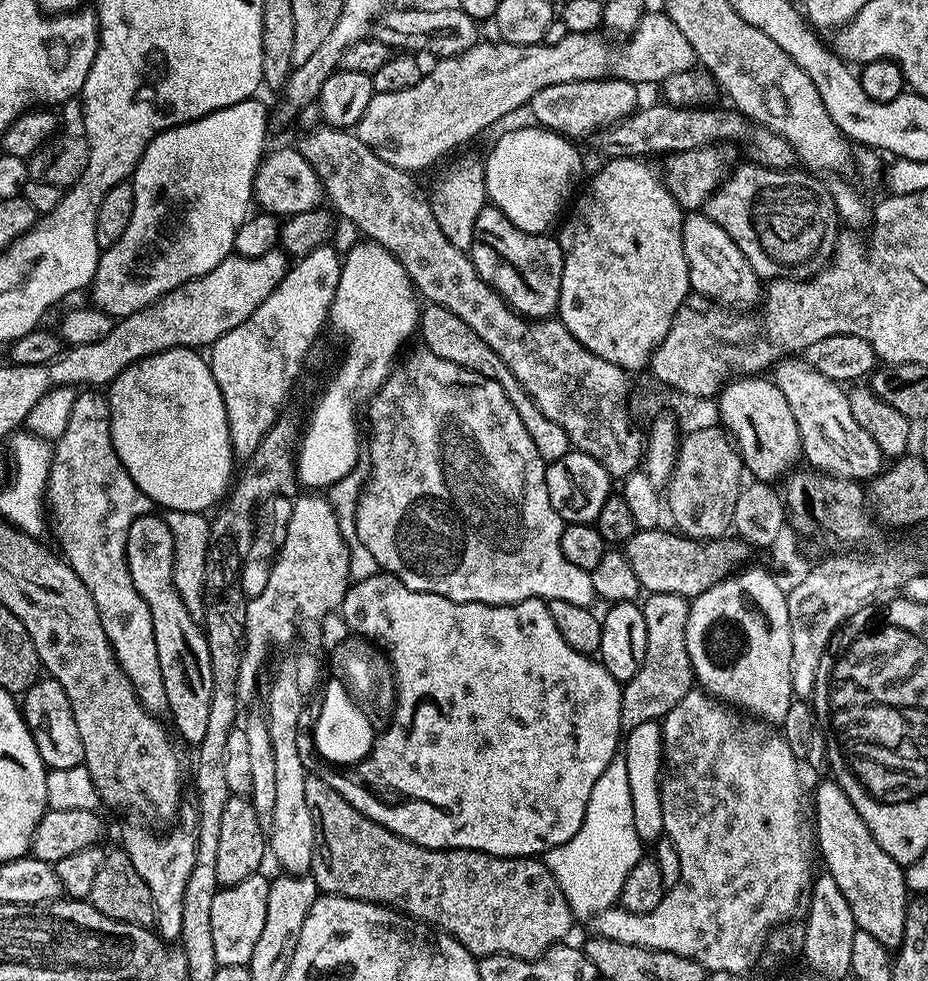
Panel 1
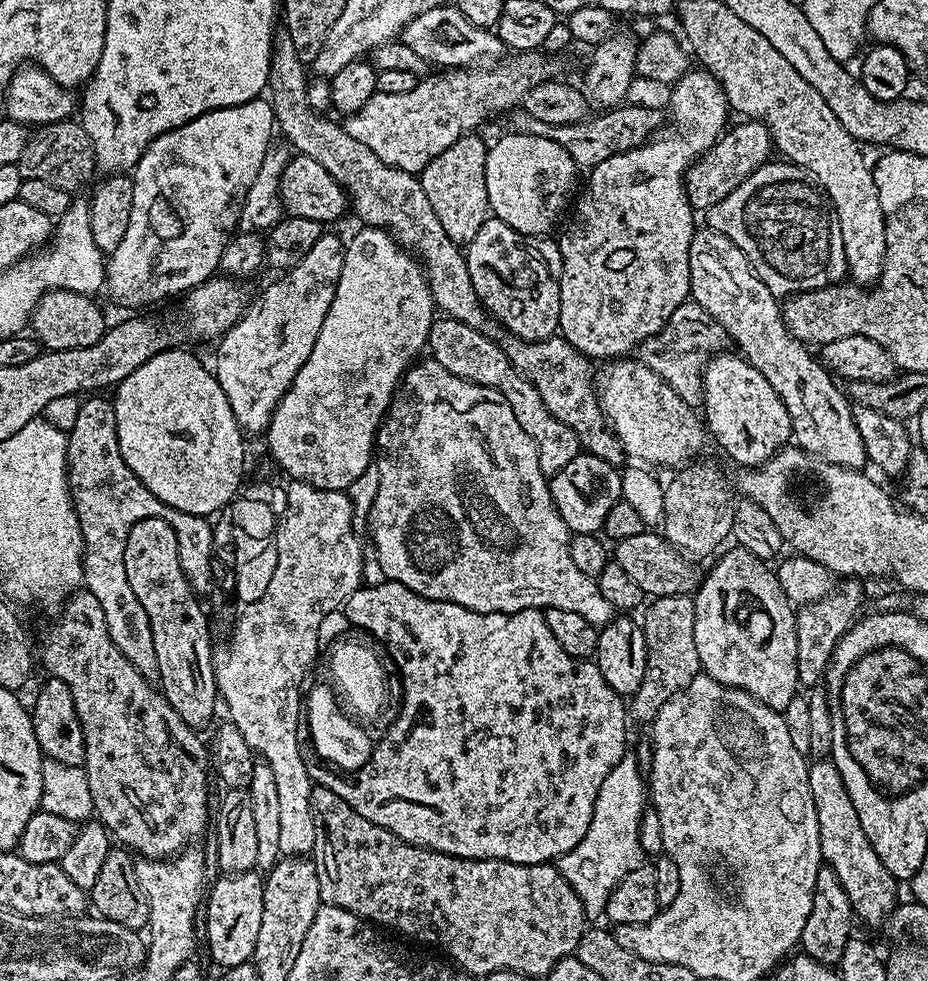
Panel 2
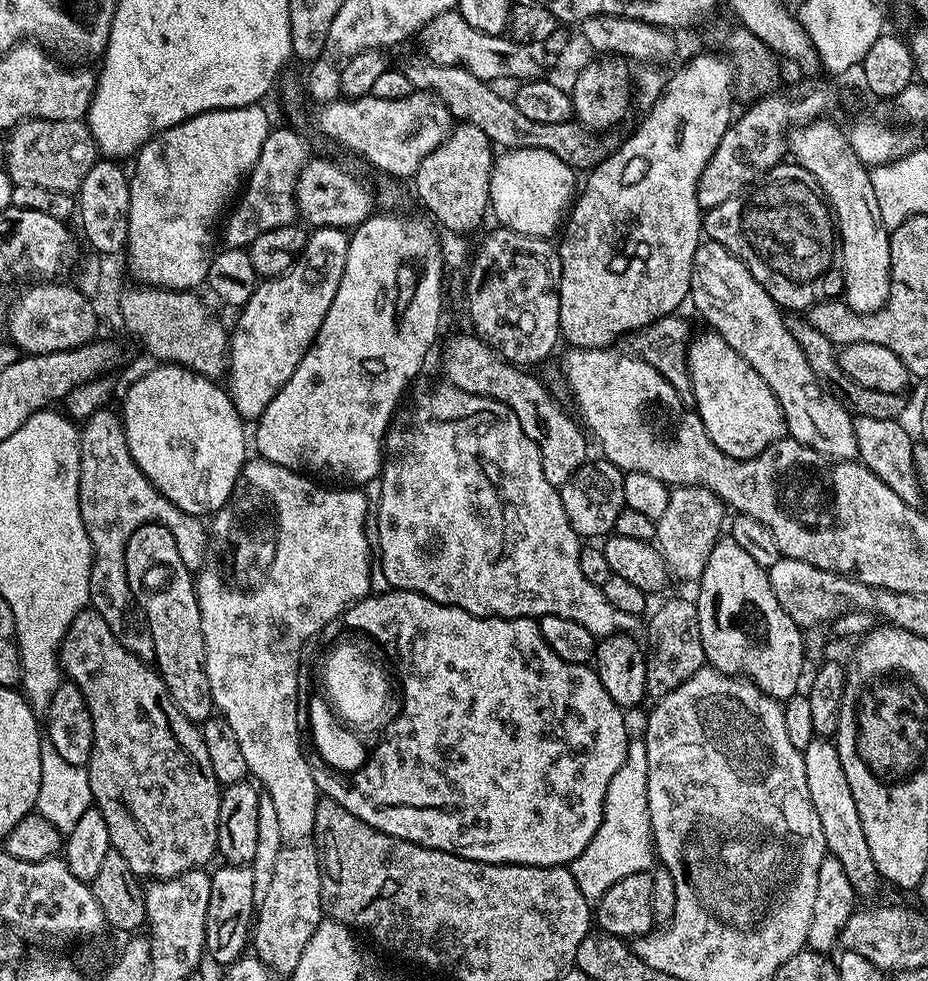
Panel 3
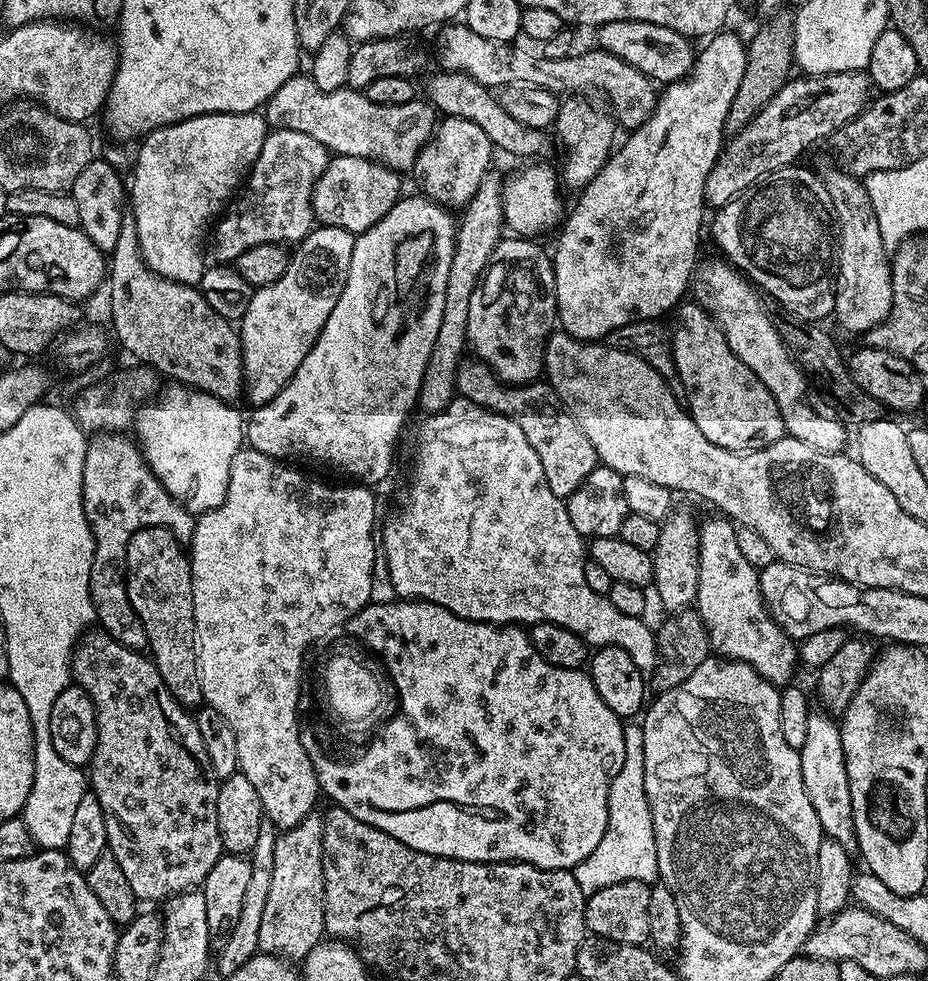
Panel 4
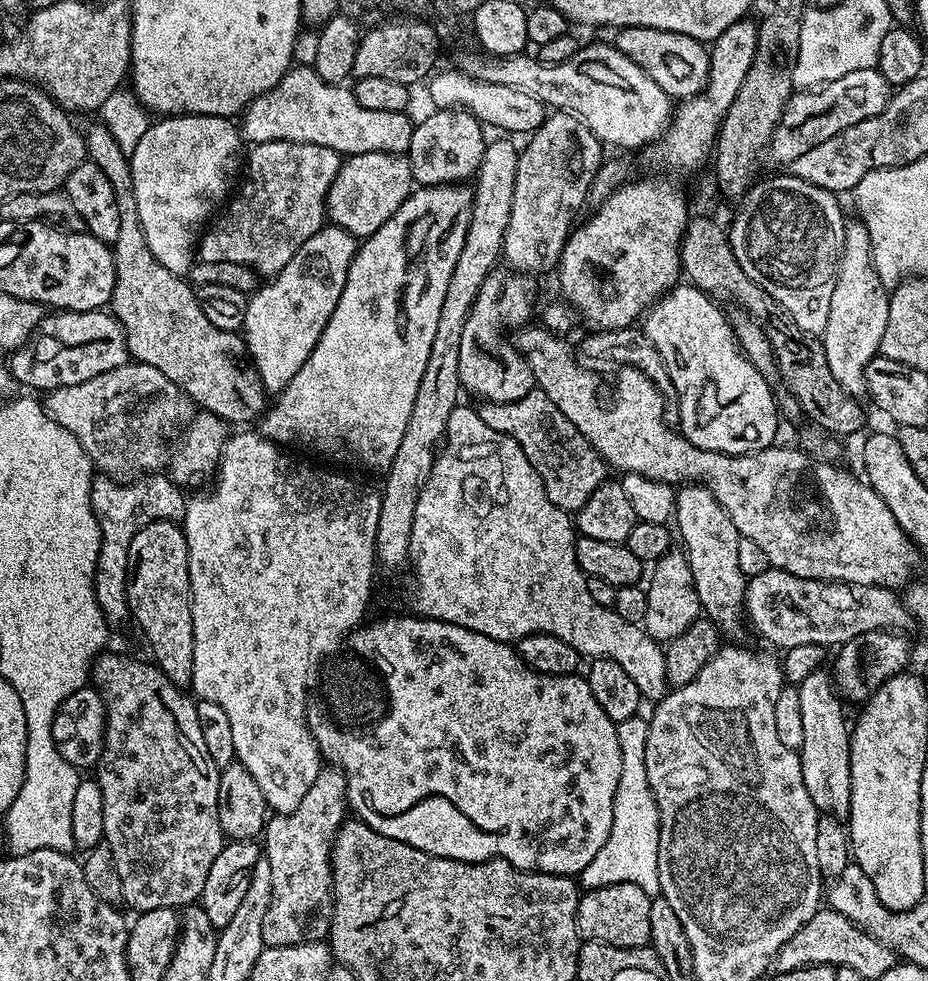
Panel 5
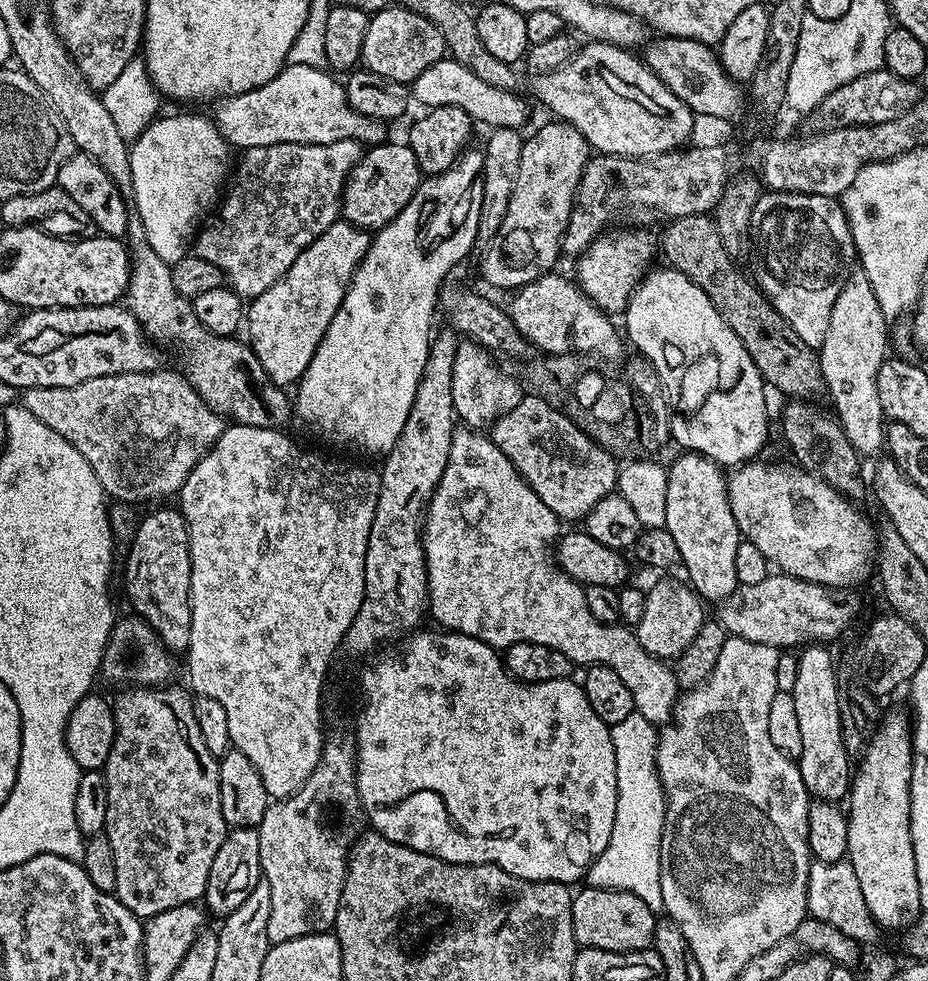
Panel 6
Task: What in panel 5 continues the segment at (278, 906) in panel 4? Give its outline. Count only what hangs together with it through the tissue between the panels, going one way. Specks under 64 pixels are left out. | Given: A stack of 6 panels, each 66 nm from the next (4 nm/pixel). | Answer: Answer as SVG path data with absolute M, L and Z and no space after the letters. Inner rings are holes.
M328 766L294 810L273 815L265 823L262 856L270 862L273 892L262 925L264 947L294 946L321 935L326 910L332 906L332 843L349 812L346 778L339 768Z

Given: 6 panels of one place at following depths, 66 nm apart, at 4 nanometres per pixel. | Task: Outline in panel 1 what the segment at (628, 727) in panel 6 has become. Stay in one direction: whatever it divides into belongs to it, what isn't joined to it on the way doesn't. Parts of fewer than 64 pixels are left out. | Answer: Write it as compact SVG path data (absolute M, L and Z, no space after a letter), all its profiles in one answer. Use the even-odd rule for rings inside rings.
M617 758L602 770L602 778L594 782L586 818L582 818L578 834L574 834L570 842L562 842L562 846L554 846L543 853L542 859L550 874L554 874L554 882L558 882L562 894L566 894L573 917L577 921L591 922L599 912L609 908L609 902L619 901L626 874L630 874L642 858L640 848L642 841L638 838L638 830L634 830L630 777L624 759Z

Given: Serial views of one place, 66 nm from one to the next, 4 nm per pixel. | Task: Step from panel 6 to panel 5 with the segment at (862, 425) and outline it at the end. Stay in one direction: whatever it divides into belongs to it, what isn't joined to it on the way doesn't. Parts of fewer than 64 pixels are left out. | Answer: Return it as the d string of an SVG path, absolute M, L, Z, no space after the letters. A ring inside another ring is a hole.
M859 218L849 219L844 225L844 249L834 294L830 297L830 318L826 318L822 343L830 372L850 395L857 398L865 395L864 371L879 353L882 334L886 334L886 322L890 318L889 295L889 289L885 288L878 278L878 270L872 265L870 234L866 226Z

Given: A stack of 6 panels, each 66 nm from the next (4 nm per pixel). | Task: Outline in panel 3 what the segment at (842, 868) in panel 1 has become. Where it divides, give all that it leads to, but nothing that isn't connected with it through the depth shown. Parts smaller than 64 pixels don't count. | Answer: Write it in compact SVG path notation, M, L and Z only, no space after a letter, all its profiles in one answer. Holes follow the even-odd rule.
M813 738L810 746L802 751L806 762L806 786L810 789L810 802L814 802L818 822L822 822L827 855L842 862L857 897L872 896L882 885L882 877L870 858L870 846L866 846L866 834L862 834L862 818L858 818L858 806L854 806L850 782L846 782L846 770L842 770L836 745L828 738Z

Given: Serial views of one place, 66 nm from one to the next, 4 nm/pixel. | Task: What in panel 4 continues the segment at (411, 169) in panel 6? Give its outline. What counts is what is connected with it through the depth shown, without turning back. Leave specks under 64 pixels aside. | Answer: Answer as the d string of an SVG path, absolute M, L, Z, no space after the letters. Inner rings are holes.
M333 155L312 191L312 215L325 228L341 228L353 234L370 230L370 226L377 224L402 198L400 176L401 173L397 169L387 168L385 164L380 164L376 160Z

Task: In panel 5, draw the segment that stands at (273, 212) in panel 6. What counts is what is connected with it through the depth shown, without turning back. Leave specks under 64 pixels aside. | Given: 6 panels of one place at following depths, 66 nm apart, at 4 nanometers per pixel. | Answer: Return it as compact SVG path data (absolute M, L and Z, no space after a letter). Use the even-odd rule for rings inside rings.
M285 140L257 144L251 150L253 152L249 151L246 156L246 171L239 185L240 193L238 188L235 193L236 200L235 196L229 199L223 211L215 217L211 227L203 233L198 245L198 256L206 262L238 262L271 278L282 271L286 262L290 262L290 258L294 258L294 254L302 246L302 242L306 242L306 238L318 234L318 230L325 227L328 191L338 174L342 156L326 146Z

